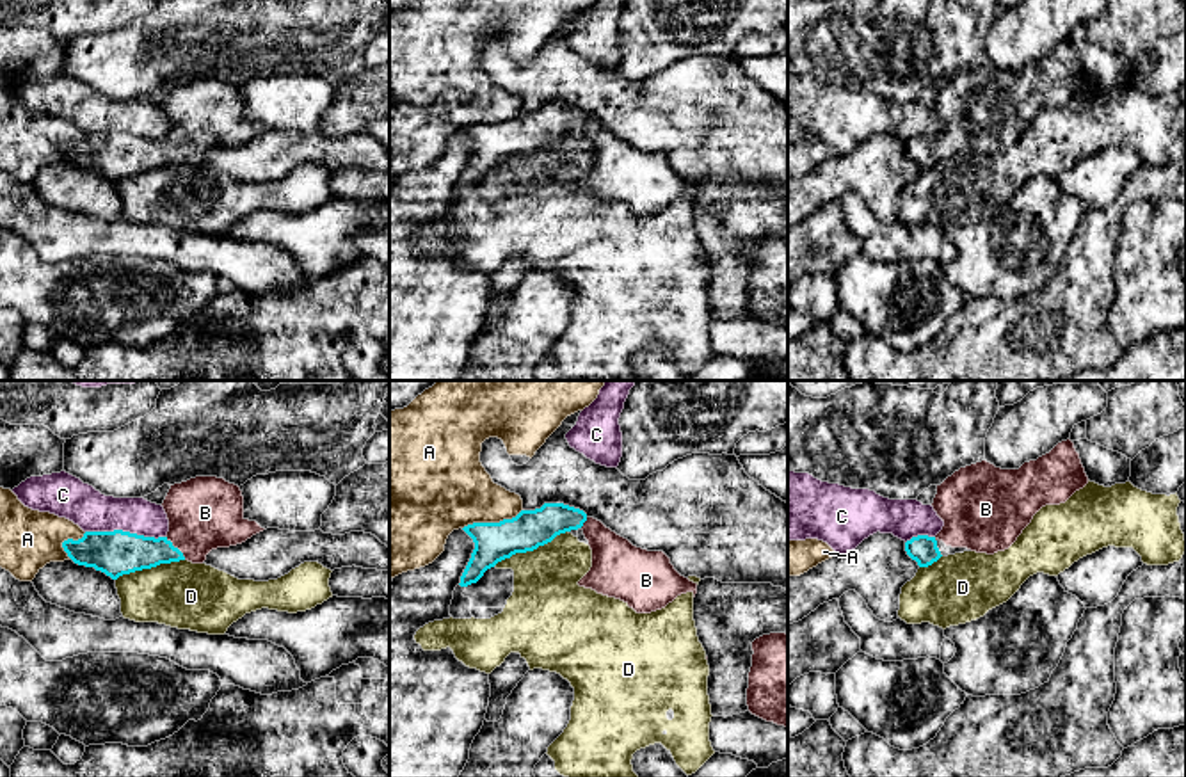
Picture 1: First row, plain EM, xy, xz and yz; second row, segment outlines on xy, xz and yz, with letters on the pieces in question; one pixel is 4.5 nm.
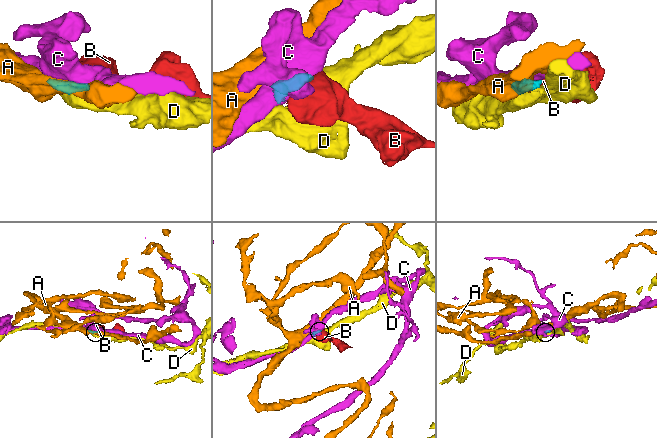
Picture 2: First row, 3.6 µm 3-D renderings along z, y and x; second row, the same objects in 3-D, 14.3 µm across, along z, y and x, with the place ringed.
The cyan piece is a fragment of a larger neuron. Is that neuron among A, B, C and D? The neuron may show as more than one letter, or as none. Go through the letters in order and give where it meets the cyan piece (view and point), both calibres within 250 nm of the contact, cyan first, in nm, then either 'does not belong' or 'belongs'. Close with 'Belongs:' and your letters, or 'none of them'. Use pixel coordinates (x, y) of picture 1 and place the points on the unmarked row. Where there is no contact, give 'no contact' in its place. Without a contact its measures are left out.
A: xz (491, 125) | 180/360 nm | does not belong
B: xy (176, 150) | 190/340 nm | belongs
C: xy (125, 134) | 200/180 nm | does not belong
D: xz (530, 152) | 180/320 nm | does not belong
Belongs: B

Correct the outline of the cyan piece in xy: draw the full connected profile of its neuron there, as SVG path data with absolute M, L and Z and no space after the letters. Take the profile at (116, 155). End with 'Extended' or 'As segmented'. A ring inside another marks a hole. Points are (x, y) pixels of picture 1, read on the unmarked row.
M196 78L171 87L162 108L169 121L165 139L123 132L85 133L78 142L64 142L62 149L75 165L117 181L160 165L203 165L212 151L242 146L265 132L244 119L240 89L217 78Z. Extended

